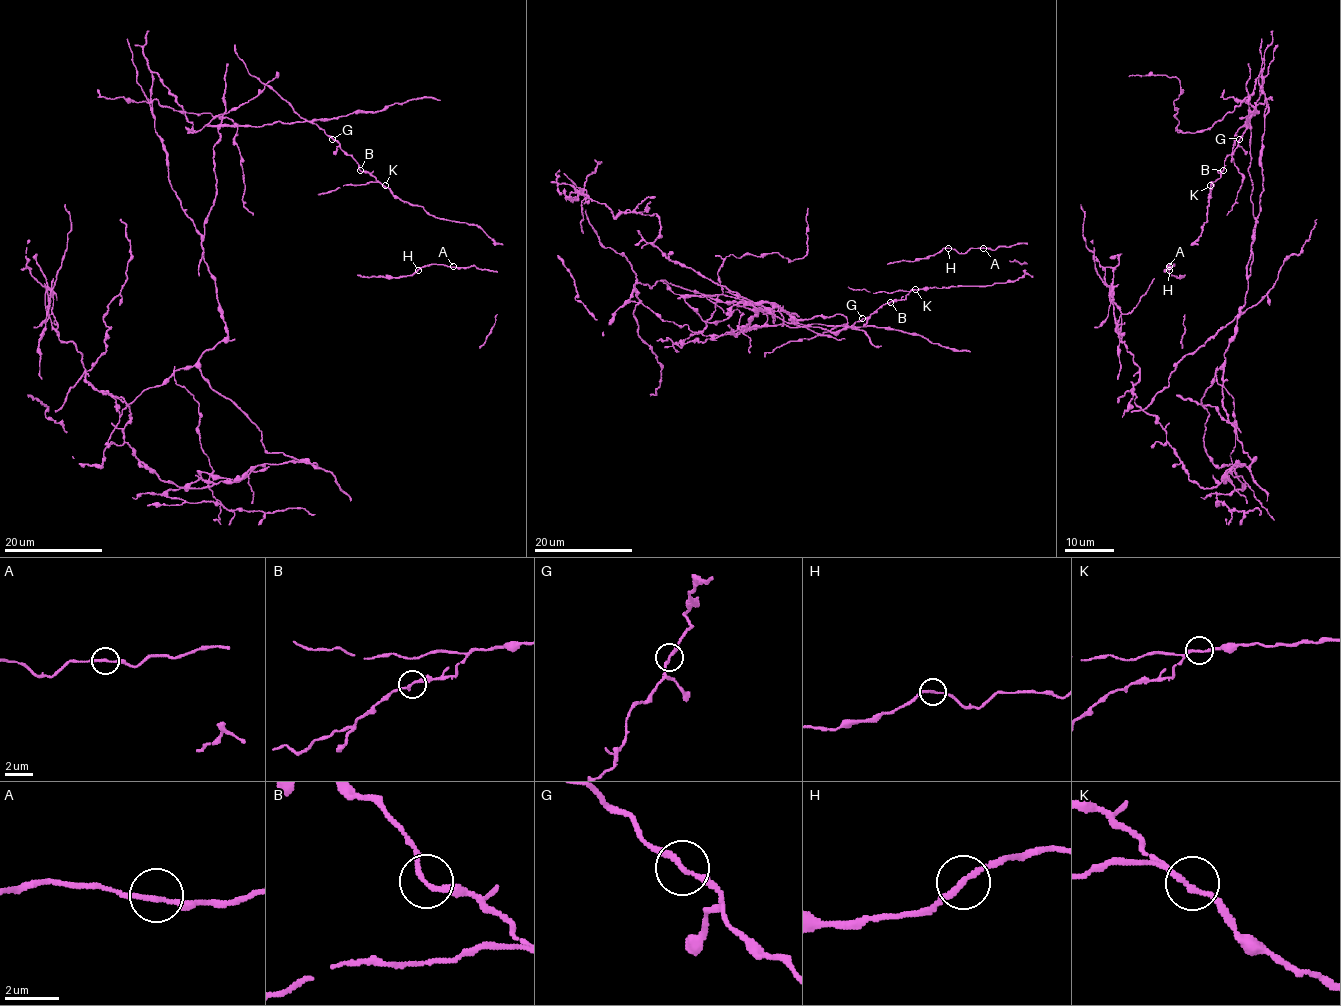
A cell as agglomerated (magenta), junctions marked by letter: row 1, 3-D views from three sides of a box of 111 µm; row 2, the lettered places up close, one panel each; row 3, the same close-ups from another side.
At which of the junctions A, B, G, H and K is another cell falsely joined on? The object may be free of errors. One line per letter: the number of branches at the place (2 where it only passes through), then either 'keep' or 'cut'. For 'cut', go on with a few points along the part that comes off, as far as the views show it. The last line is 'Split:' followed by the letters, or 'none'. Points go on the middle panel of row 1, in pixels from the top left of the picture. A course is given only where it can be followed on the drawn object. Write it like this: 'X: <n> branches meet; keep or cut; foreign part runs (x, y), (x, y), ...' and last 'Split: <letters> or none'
A: 2 branches meet; keep
B: 2 branches meet; keep
G: 2 branches meet; cut
H: 2 branches meet; keep
K: 2 branches meet; keep
Split: G

